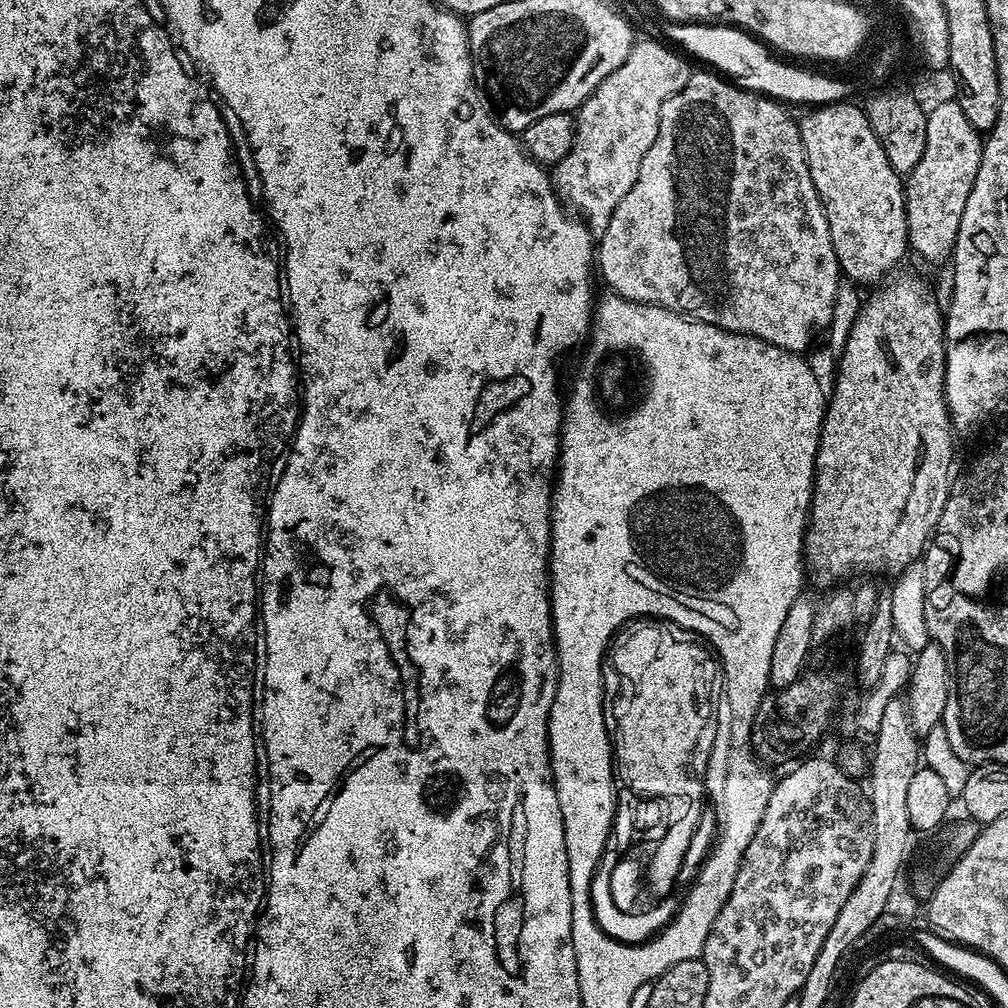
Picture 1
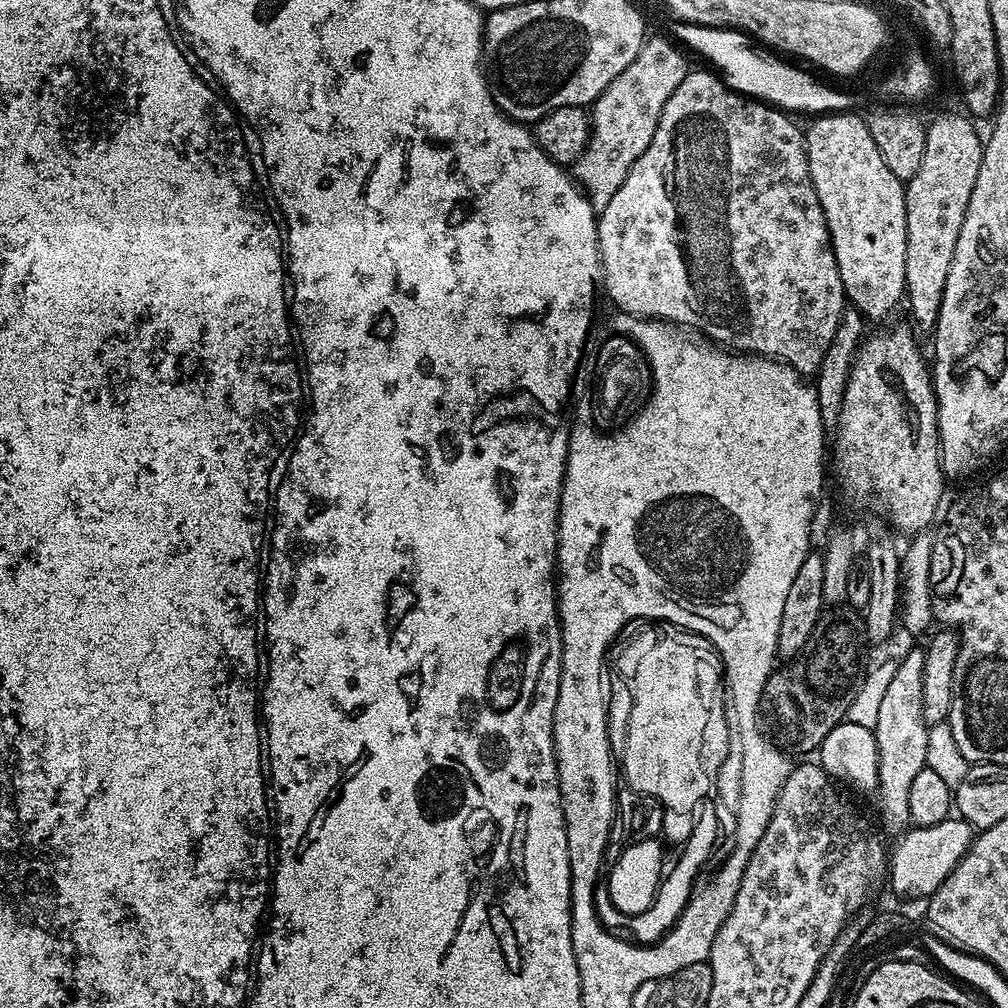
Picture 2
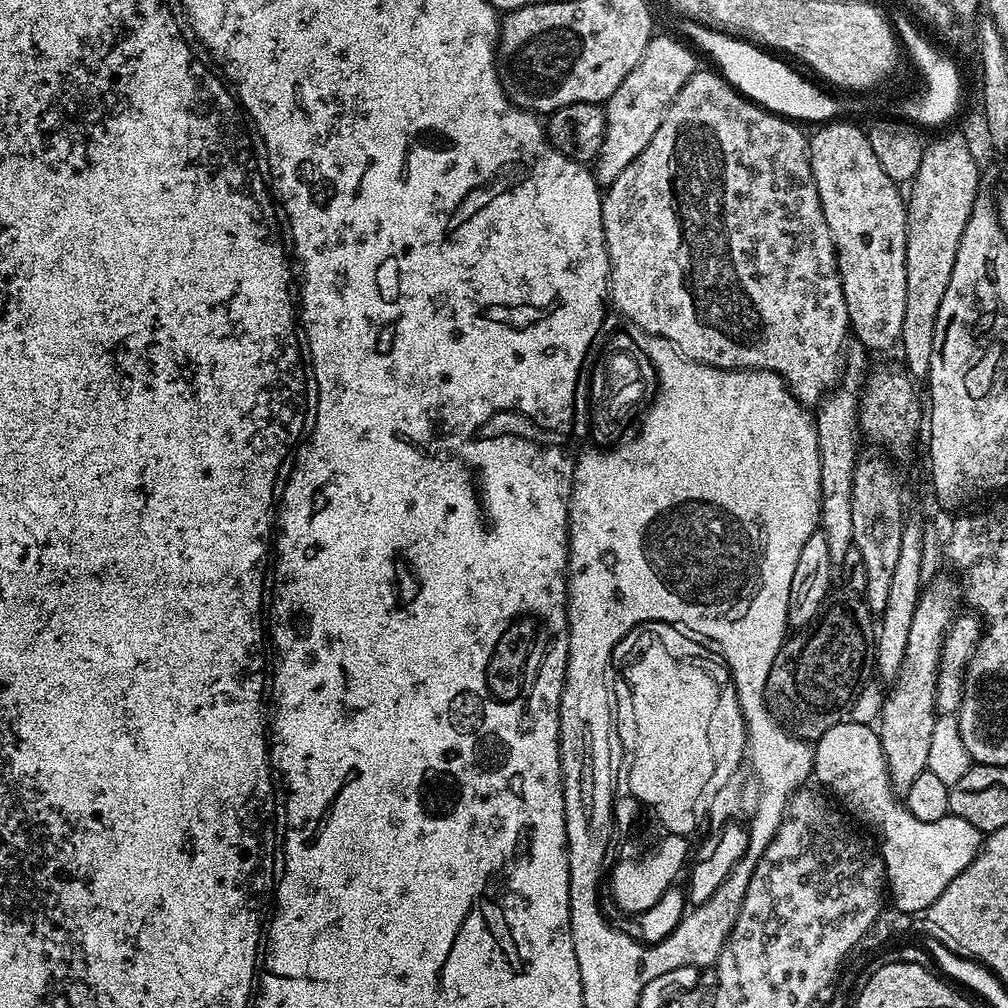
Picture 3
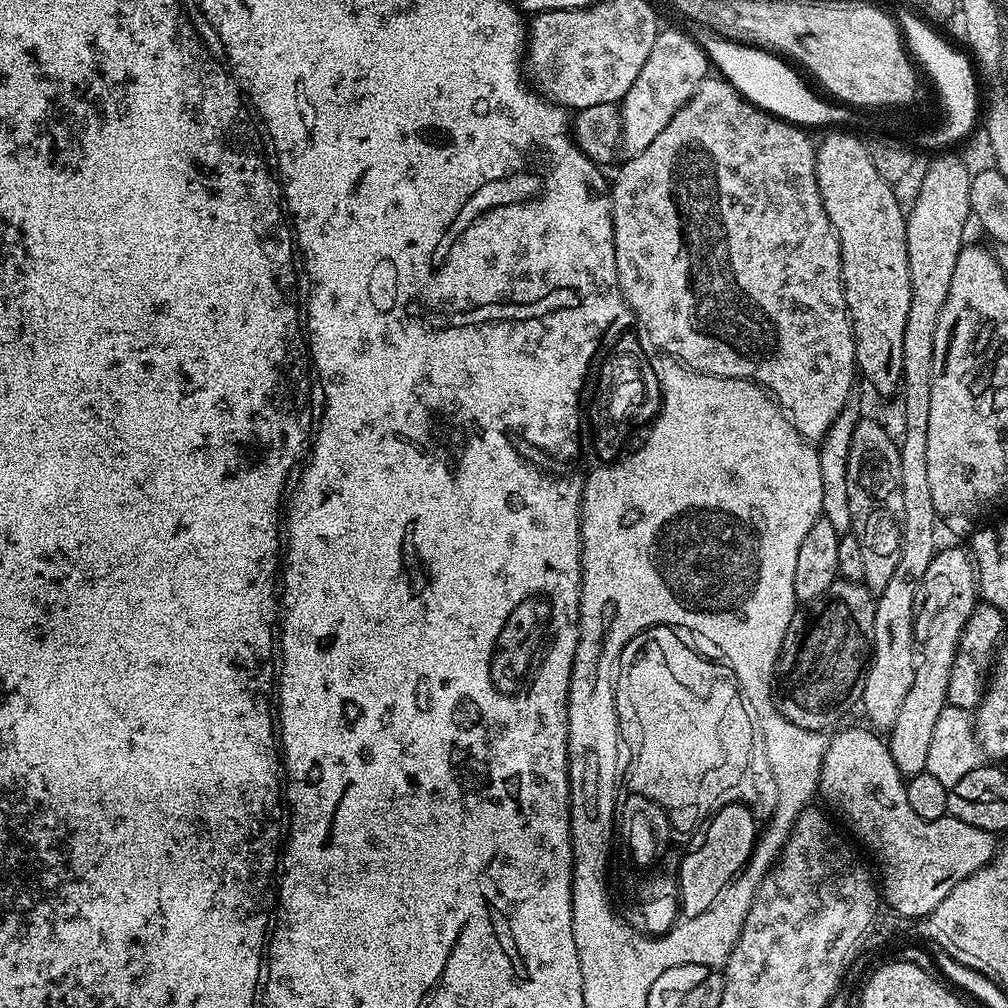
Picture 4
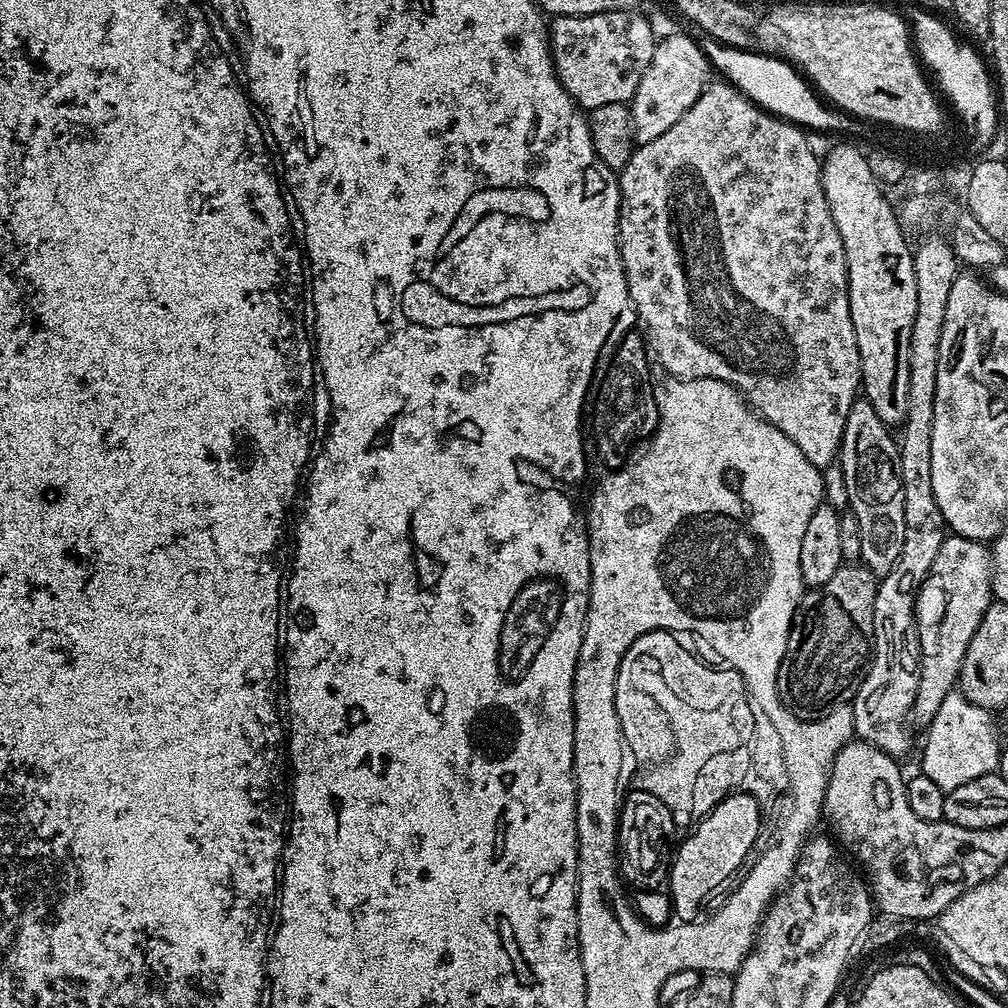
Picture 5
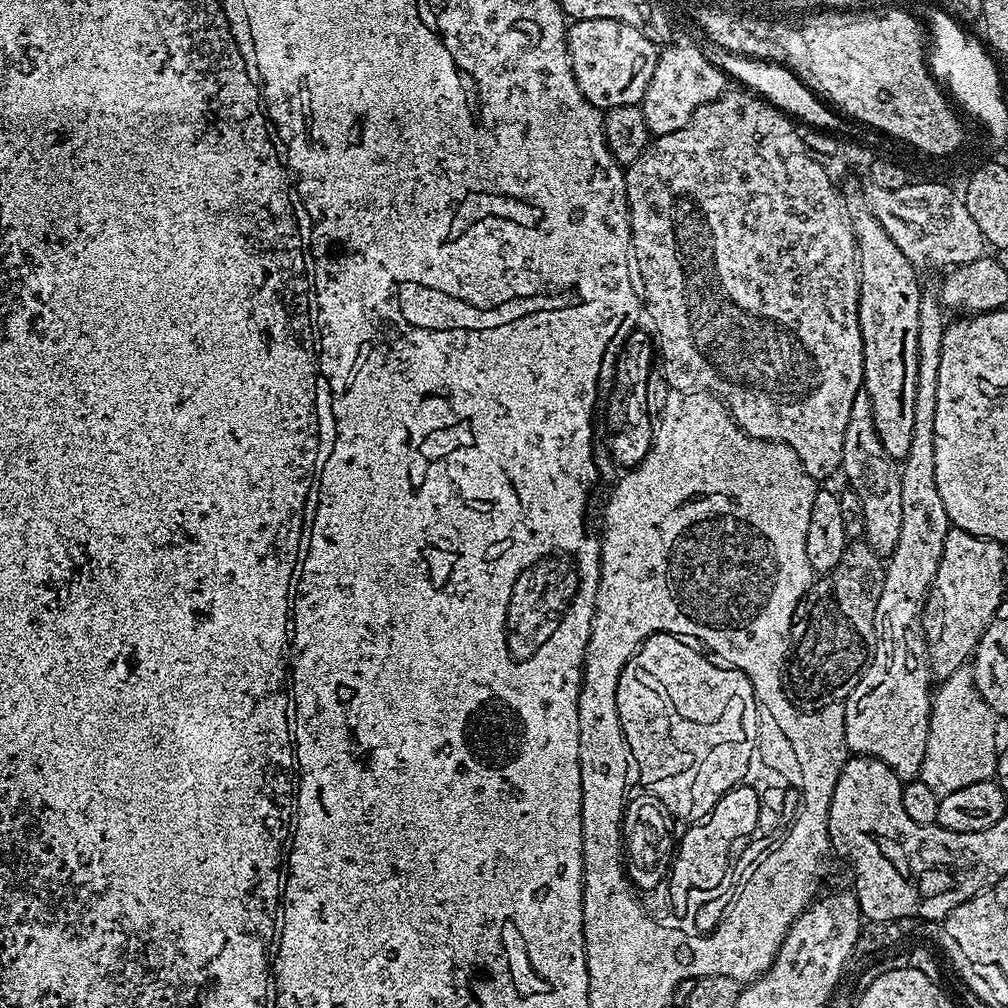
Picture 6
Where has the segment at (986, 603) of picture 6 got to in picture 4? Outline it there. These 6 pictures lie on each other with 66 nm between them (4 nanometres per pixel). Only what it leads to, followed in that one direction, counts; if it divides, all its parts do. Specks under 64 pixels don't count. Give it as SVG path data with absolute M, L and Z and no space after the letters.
M941 547L937 551L936 556L930 562L930 566L926 566L926 574L924 575L924 582L922 585L922 595L918 600L918 607L916 610L916 626L912 629L912 639L916 645L916 665L914 666L914 682L910 682L910 691L907 692L905 700L902 701L902 706L898 710L898 718L894 718L890 731L886 736L886 743L890 754L894 758L894 766L898 766L900 775L907 778L910 776L917 776L920 772L926 769L926 754L930 754L930 737L934 735L934 726L938 726L938 722L945 715L944 708L948 704L948 687L950 686L950 670L954 666L954 654L958 650L958 642L962 630L966 626L966 618L970 618L970 614L974 610L974 606L978 603L978 577L976 575L975 563L967 551L964 552L960 548L944 548Z

